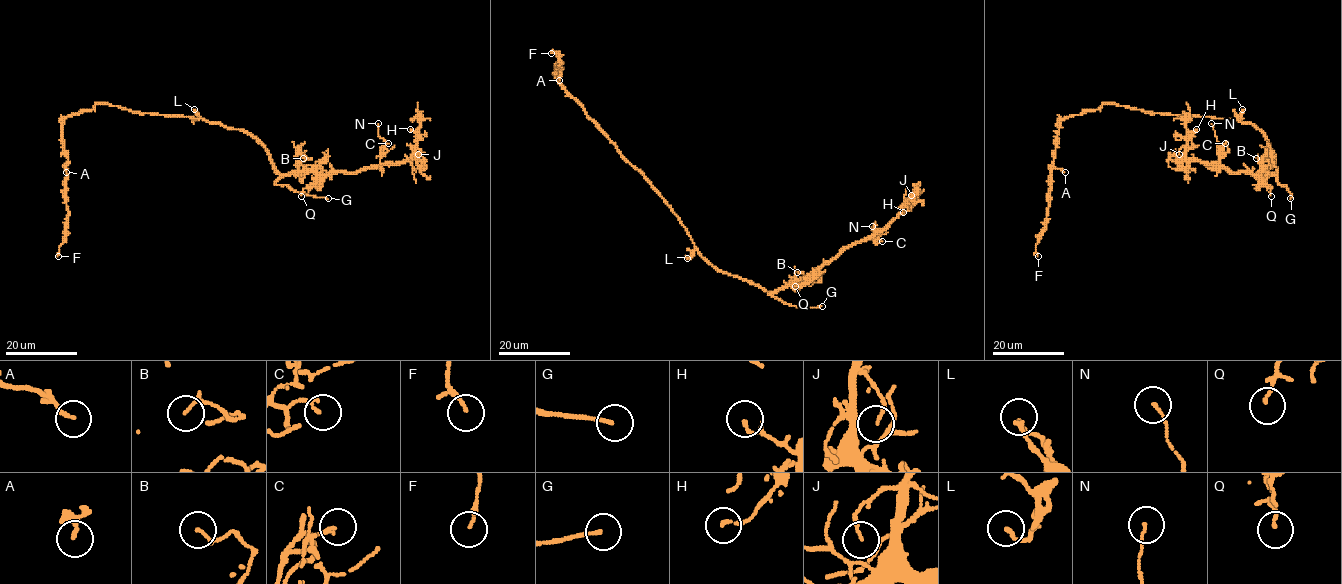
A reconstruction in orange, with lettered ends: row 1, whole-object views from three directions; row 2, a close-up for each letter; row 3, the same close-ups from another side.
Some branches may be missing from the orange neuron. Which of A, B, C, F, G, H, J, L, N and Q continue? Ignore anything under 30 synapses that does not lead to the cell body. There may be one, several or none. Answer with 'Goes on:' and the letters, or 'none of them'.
Goes on: G

